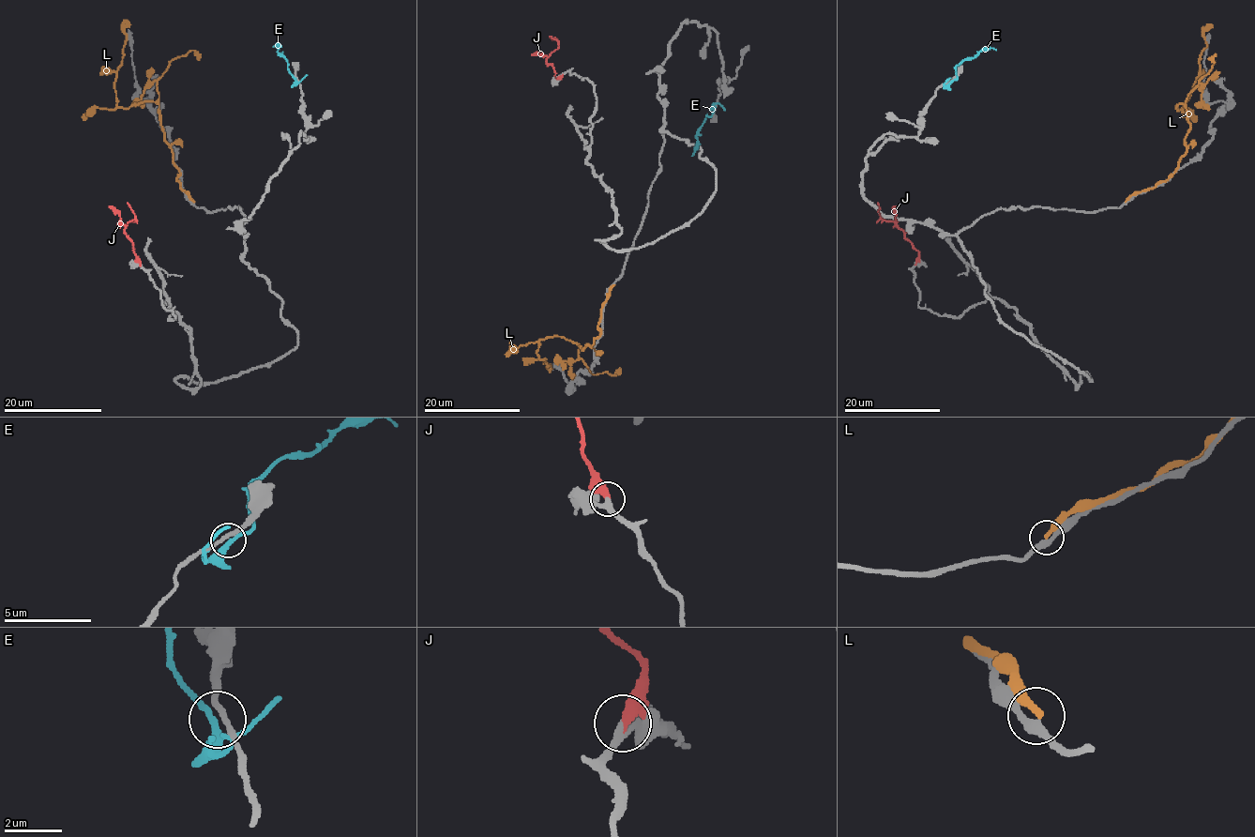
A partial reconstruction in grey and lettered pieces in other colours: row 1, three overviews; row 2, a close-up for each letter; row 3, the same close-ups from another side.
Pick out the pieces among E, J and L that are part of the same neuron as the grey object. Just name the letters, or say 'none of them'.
J

